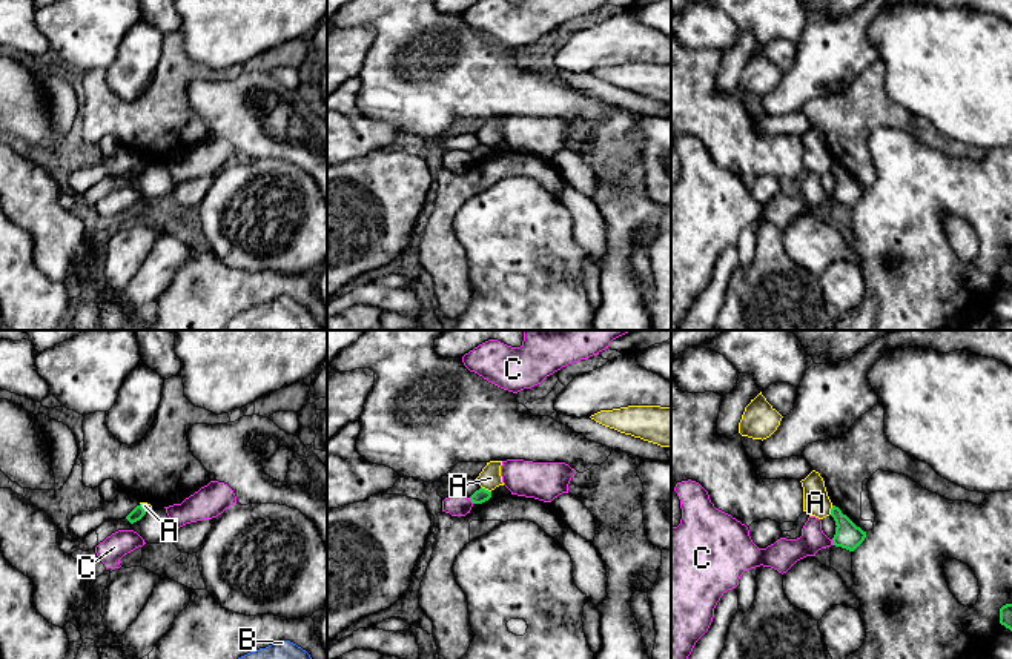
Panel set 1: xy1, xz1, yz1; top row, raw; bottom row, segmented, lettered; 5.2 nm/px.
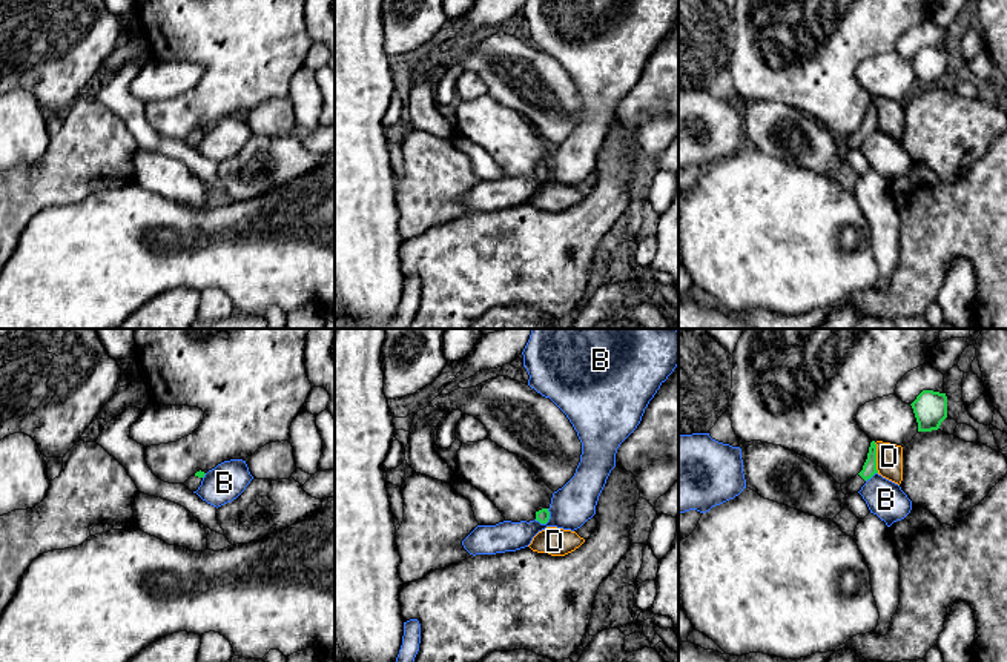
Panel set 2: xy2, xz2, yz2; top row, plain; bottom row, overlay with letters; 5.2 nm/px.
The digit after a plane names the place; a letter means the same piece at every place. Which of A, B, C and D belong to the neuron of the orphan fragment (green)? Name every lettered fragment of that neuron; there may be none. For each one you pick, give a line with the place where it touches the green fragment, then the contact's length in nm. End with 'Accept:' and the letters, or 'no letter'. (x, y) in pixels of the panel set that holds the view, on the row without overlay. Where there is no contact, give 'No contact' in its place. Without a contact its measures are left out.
Accept: no letter

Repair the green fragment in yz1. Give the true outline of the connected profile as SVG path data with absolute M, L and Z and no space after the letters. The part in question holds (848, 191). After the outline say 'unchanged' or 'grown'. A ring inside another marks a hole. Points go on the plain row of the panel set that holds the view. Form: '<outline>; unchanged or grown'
M835 161L831 164L831 172L835 177L835 190L832 201L854 207L866 194L866 187L857 183L842 166Z; unchanged

